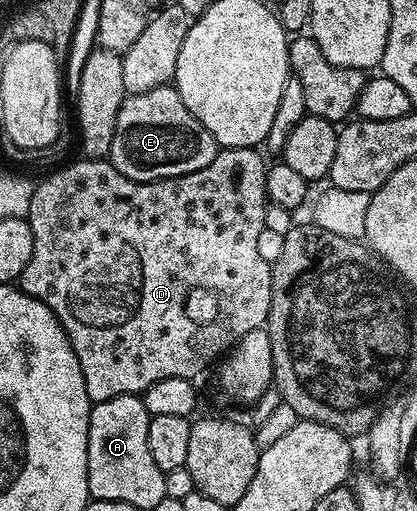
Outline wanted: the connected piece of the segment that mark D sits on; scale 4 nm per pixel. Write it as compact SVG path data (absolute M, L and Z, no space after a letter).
M221 148L217 156L208 164L203 166L203 170L195 170L191 174L183 174L175 178L167 178L166 180L132 180L123 174L119 174L119 170L115 170L115 166L110 164L108 159L90 160L88 158L80 158L74 164L65 162L56 170L50 171L46 180L37 180L33 193L31 194L31 206L29 207L28 222L31 226L31 238L33 245L31 246L31 262L27 262L27 266L23 270L23 274L19 278L19 287L31 298L42 300L45 305L55 314L55 318L59 318L59 322L63 326L63 330L67 334L67 338L71 342L71 346L75 350L75 354L81 363L83 370L83 386L87 386L87 398L93 404L107 402L119 395L133 395L144 393L149 387L154 386L157 382L165 378L183 378L192 381L195 376L199 375L205 367L216 365L218 361L224 357L225 353L239 342L239 338L243 338L243 334L251 334L251 330L256 328L264 328L265 321L269 319L269 311L271 310L271 278L273 277L273 269L270 261L261 257L261 236L266 235L265 231L265 205L267 197L265 194L265 170L267 160L260 156L257 148Z

